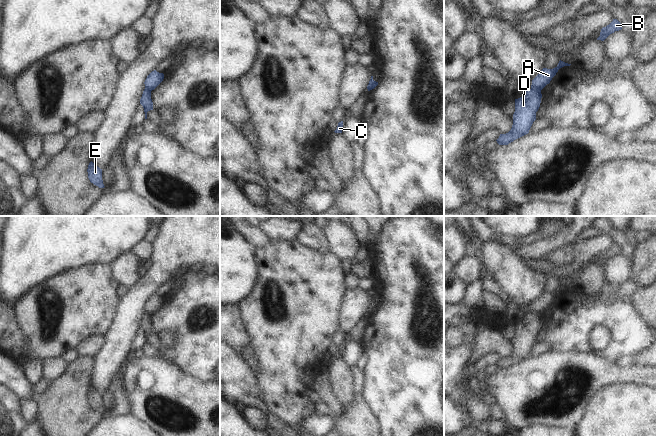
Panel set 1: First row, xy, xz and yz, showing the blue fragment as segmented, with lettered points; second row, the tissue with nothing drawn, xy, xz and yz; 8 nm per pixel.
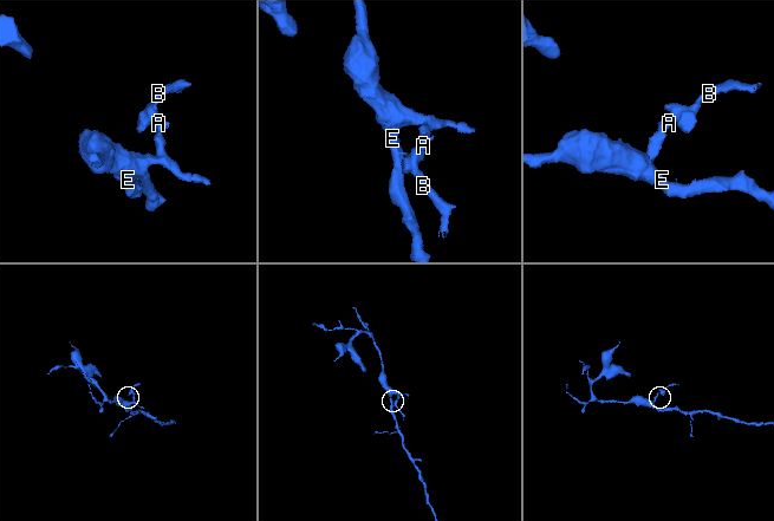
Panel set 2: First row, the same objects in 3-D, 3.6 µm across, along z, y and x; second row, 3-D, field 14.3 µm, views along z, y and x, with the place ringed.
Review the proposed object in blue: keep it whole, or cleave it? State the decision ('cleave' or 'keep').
cleave

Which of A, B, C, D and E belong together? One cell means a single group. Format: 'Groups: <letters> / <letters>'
Groups: A B C / D E

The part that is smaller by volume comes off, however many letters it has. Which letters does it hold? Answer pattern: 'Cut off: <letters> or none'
Cut off: A, B, C

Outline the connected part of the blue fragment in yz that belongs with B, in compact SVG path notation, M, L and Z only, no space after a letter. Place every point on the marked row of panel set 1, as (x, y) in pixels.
M613 19L613 21L609 25L601 29L600 36L597 38L597 40L604 41L610 34L621 29L621 23L617 19Z

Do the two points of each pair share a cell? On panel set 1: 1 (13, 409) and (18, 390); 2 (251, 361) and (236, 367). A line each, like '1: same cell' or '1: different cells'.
1: different cells
2: different cells

